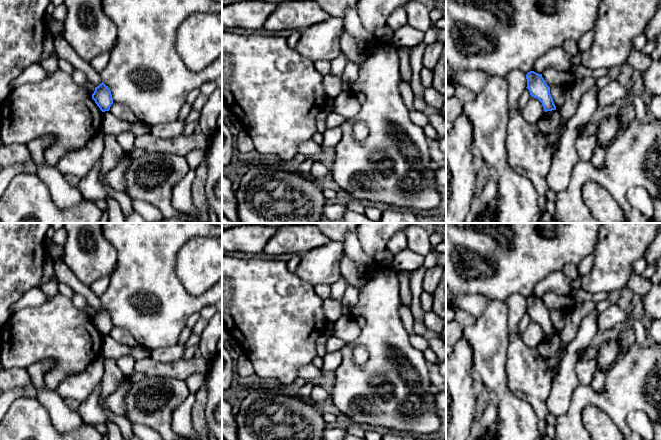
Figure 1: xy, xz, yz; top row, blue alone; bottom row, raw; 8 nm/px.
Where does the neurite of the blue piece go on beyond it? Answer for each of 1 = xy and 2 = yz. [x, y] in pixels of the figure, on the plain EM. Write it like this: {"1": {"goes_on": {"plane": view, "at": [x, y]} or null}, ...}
{"1": {"goes_on": null}, "2": {"goes_on": null}}

